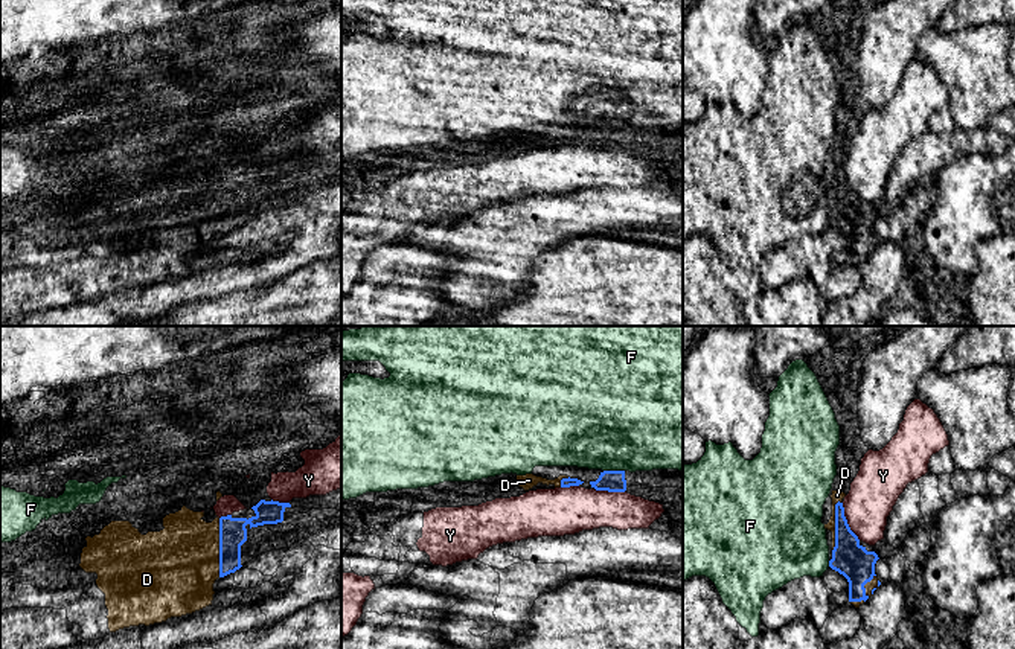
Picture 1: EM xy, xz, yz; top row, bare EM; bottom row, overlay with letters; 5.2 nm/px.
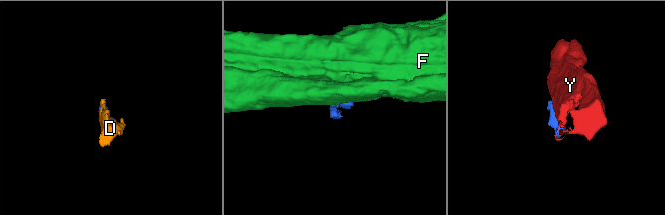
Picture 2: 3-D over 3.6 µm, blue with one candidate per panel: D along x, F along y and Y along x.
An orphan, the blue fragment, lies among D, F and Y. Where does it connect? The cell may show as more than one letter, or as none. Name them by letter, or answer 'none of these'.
D

